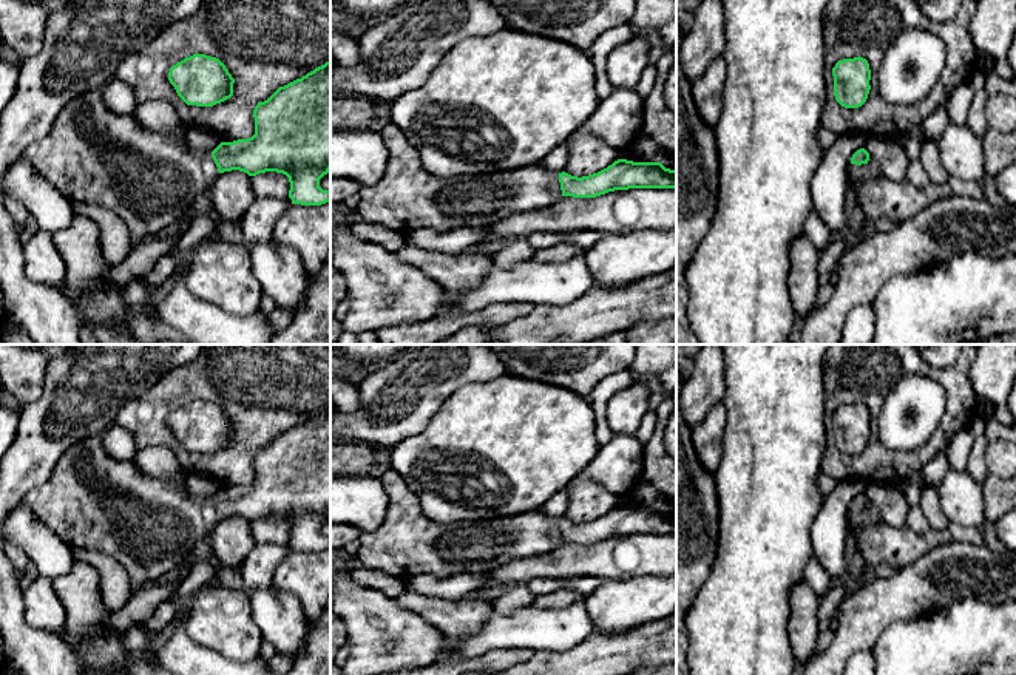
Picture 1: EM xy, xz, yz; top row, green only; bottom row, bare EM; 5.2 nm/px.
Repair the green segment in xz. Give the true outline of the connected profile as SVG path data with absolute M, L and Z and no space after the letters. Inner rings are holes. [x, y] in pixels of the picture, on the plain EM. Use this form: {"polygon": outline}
{"polygon": "M392 468L380 471L378 479L389 497L388 511L378 528L361 533L360 550L355 558L361 565L401 581L418 575L452 578L465 573L493 572L511 561L547 555L562 542L596 544L615 536L676 534L676 516L665 514L661 508L627 505L618 505L607 514L582 524L547 516L542 510L499 519L445 524L431 519L422 510L418 496L397 471Z"}

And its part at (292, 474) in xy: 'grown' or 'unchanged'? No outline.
grown

